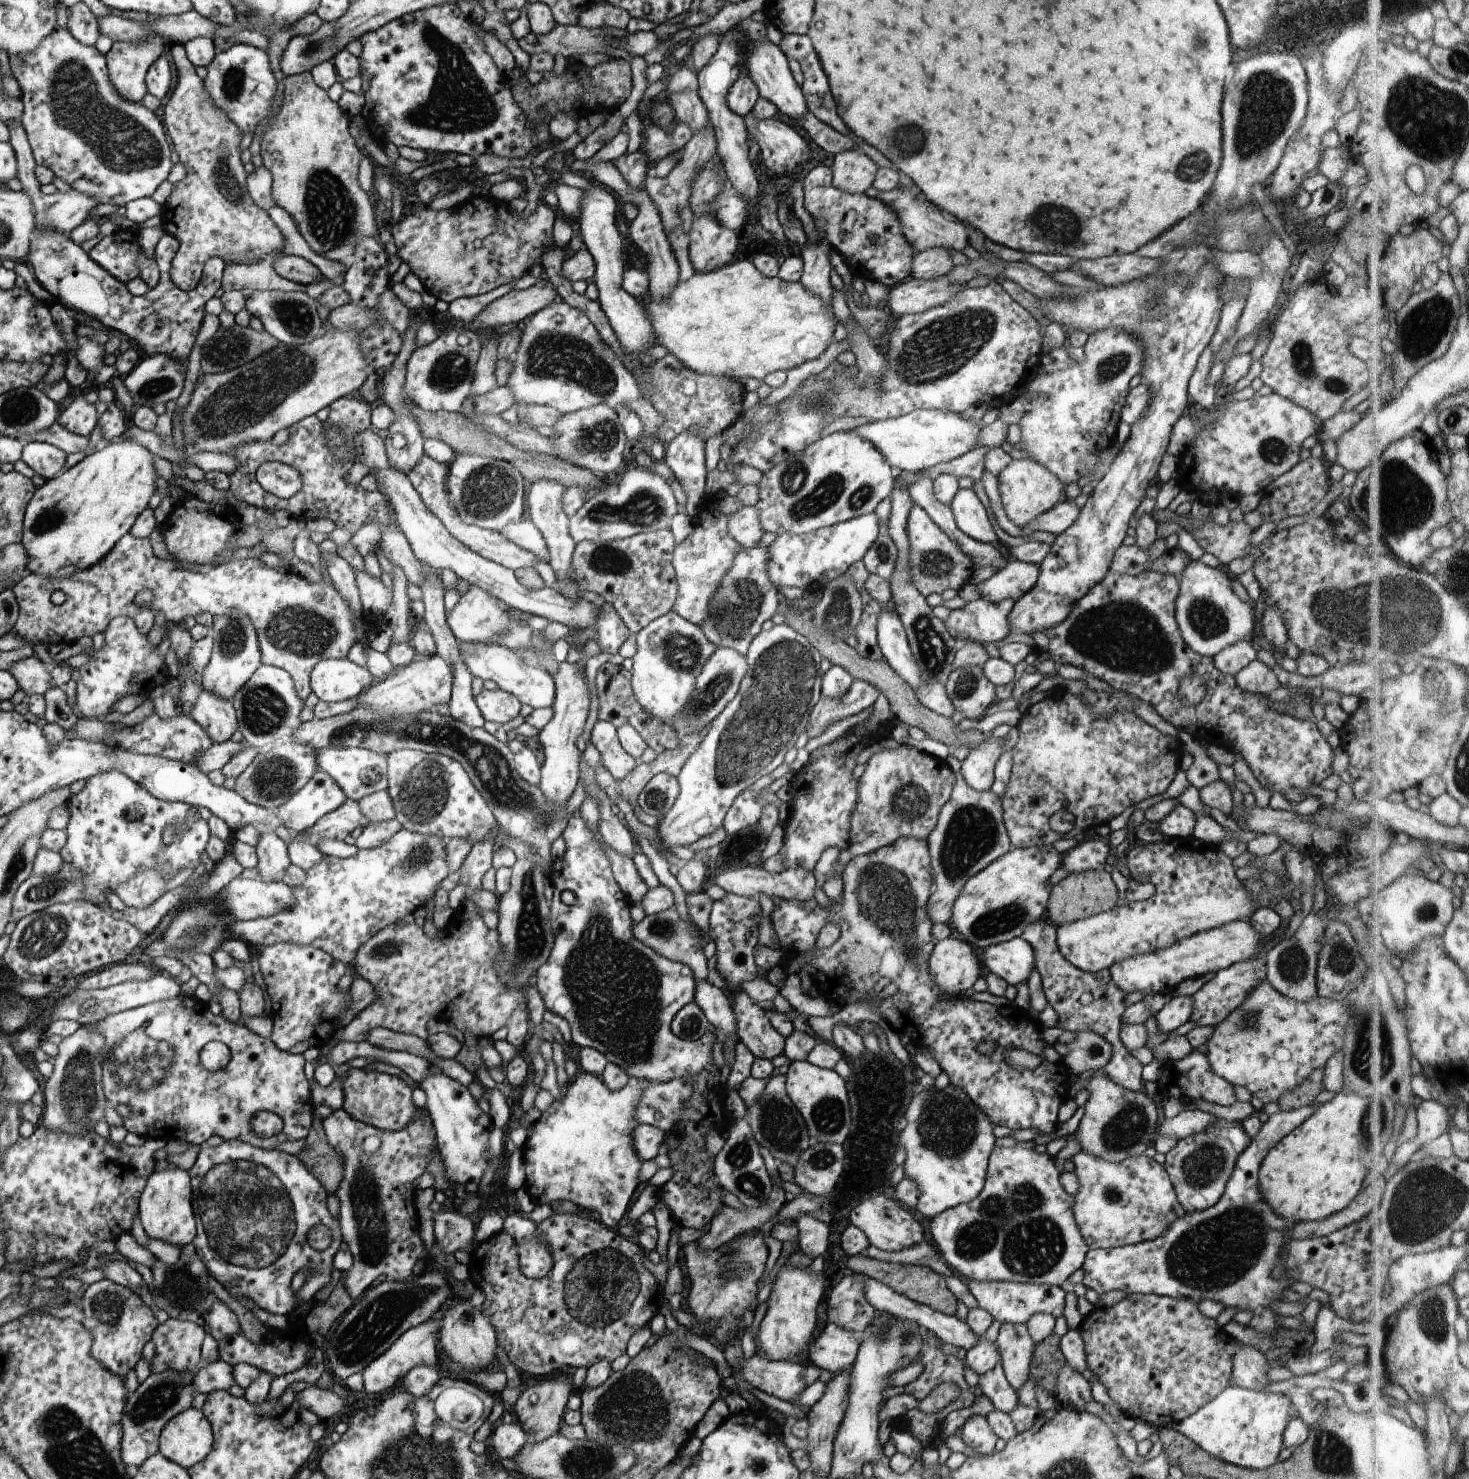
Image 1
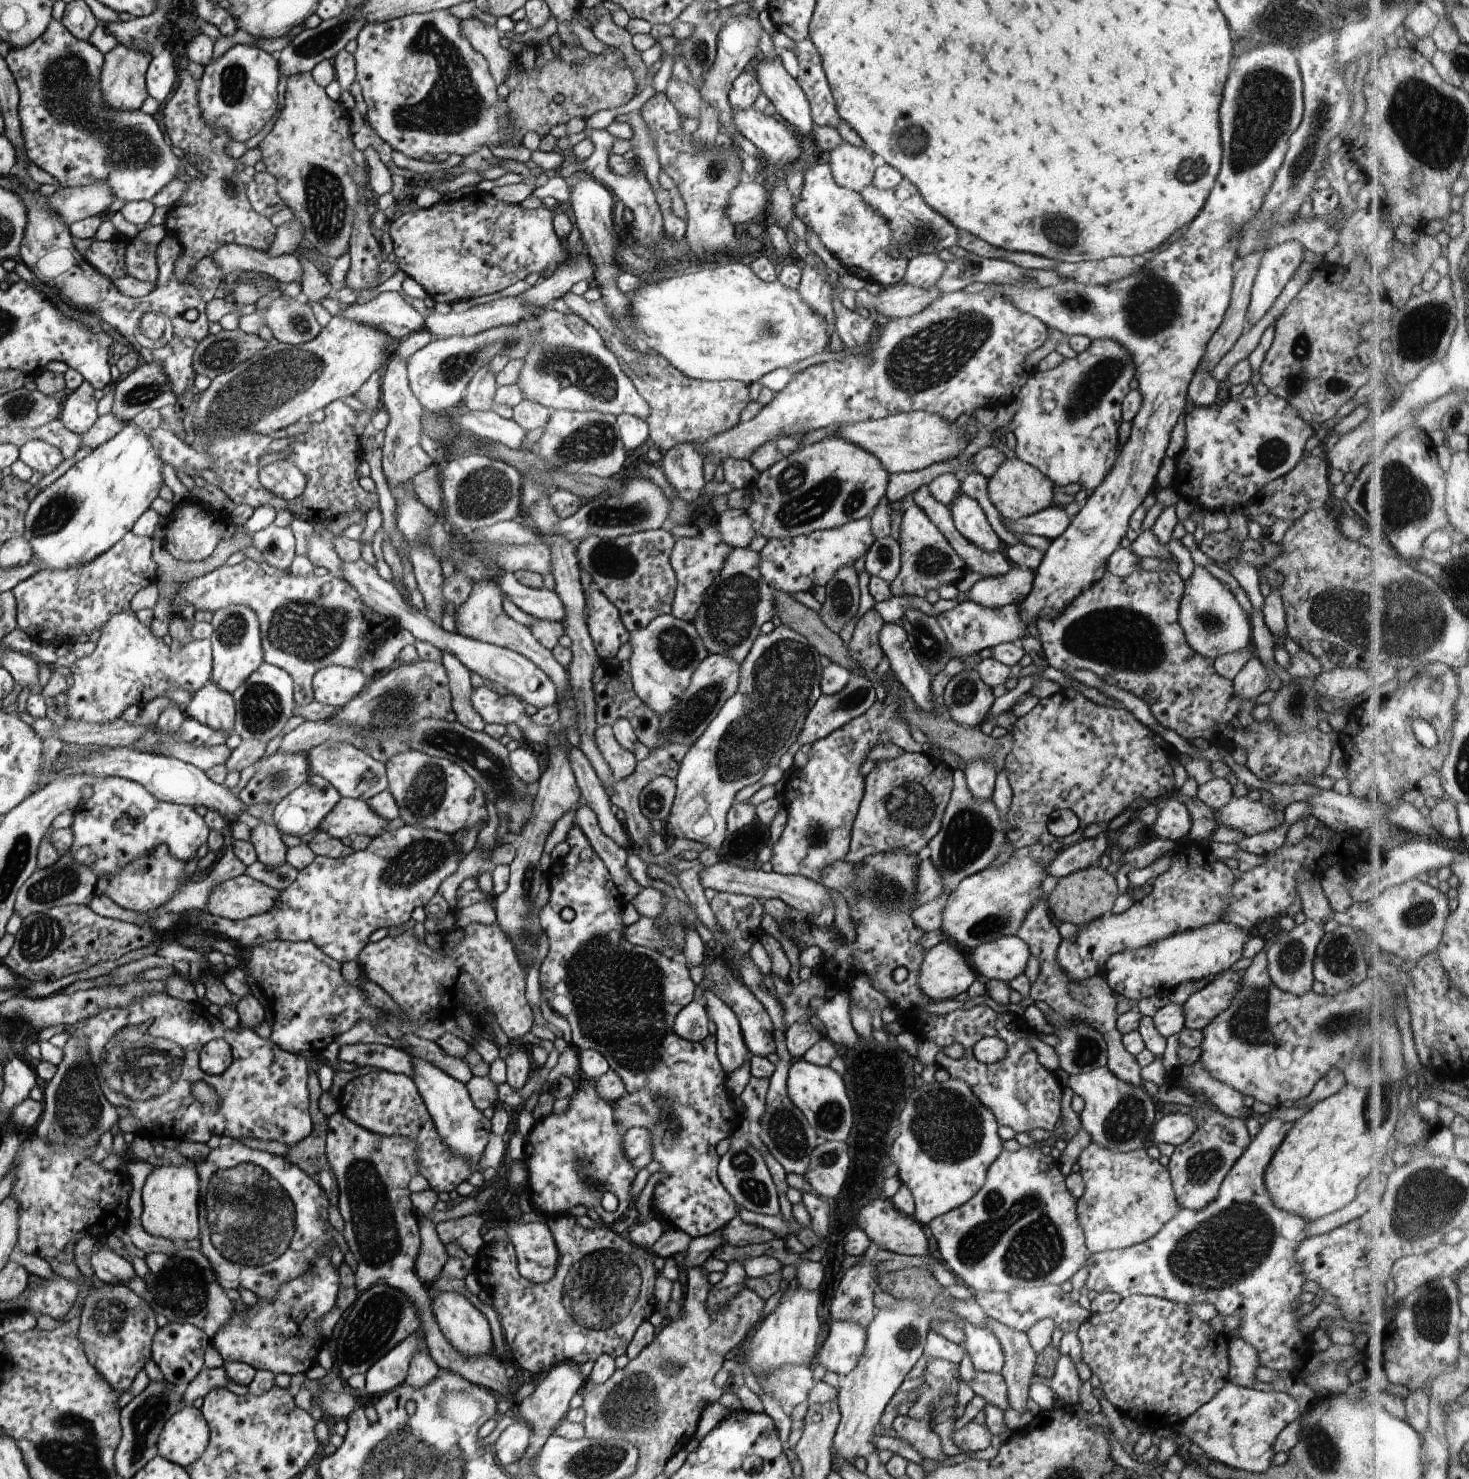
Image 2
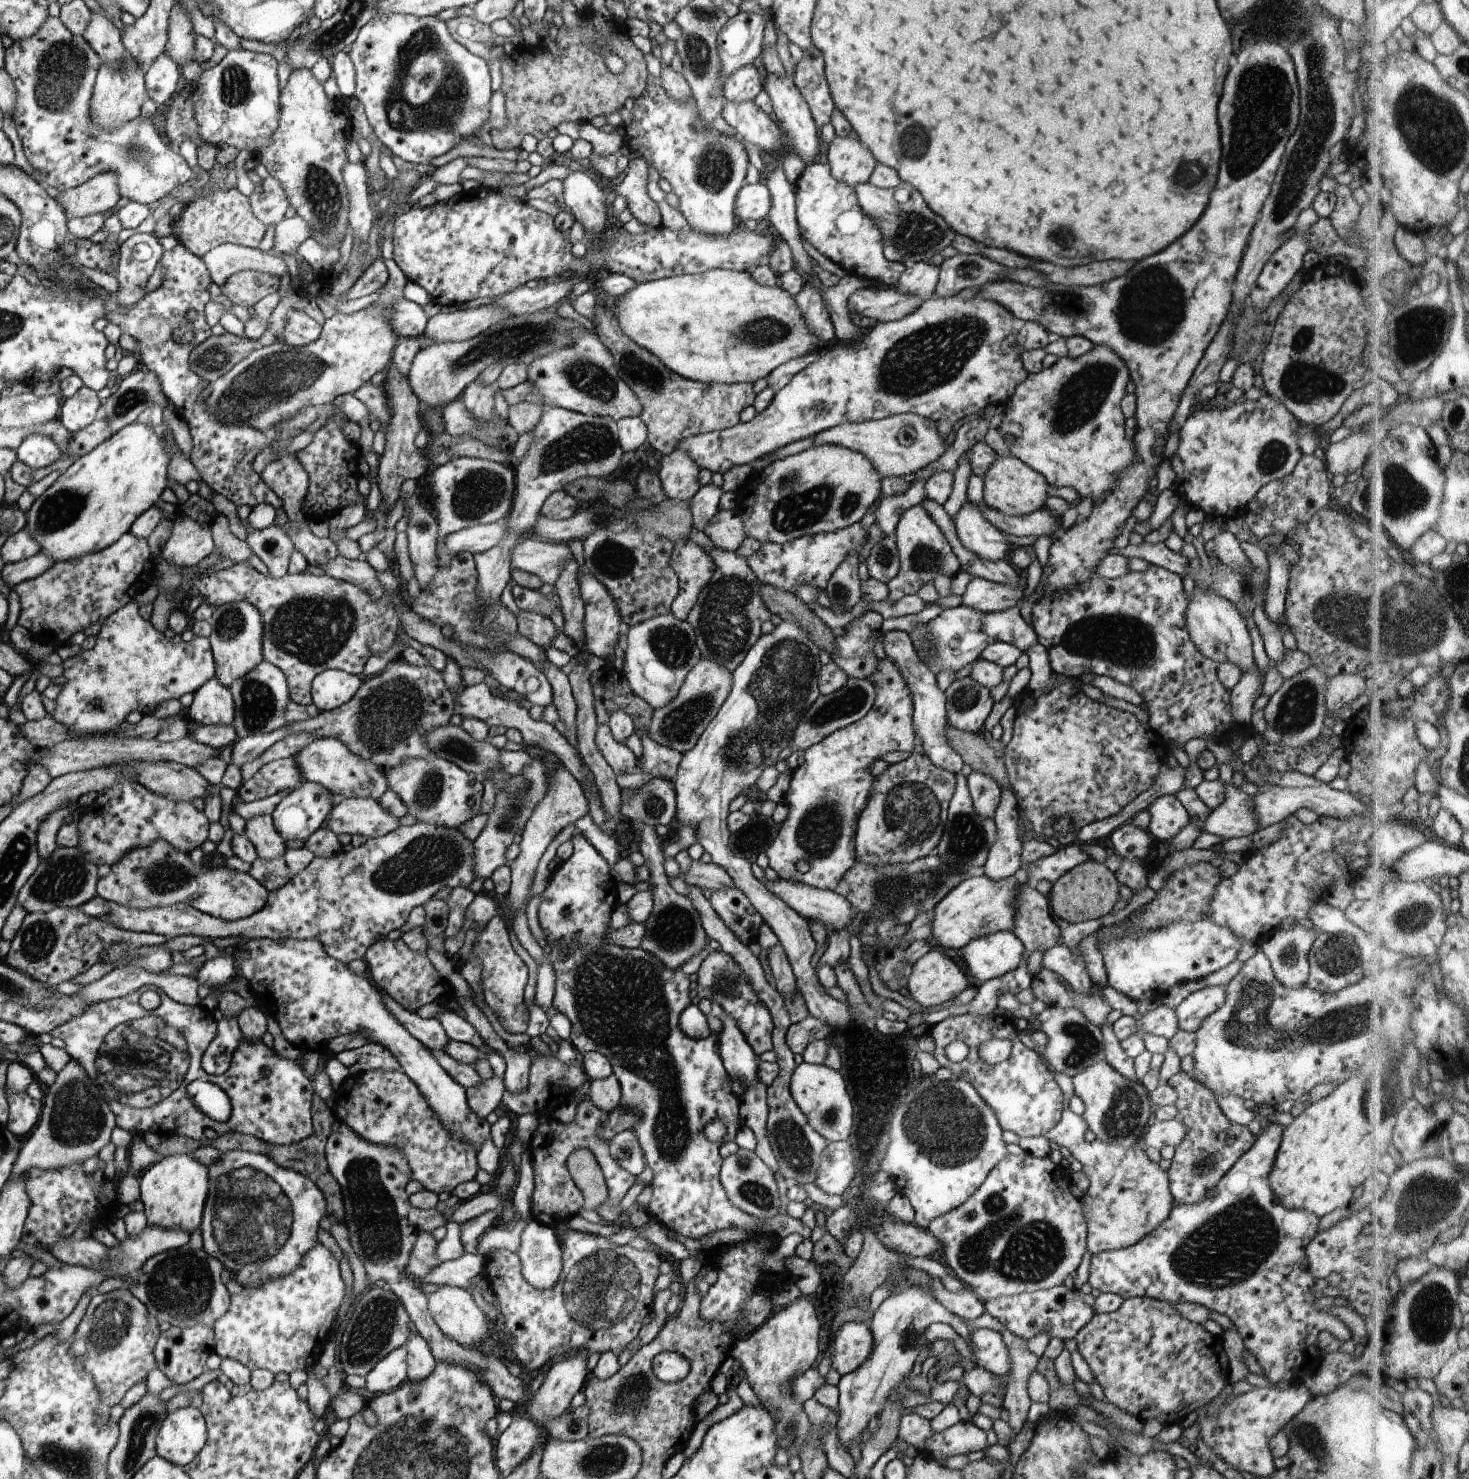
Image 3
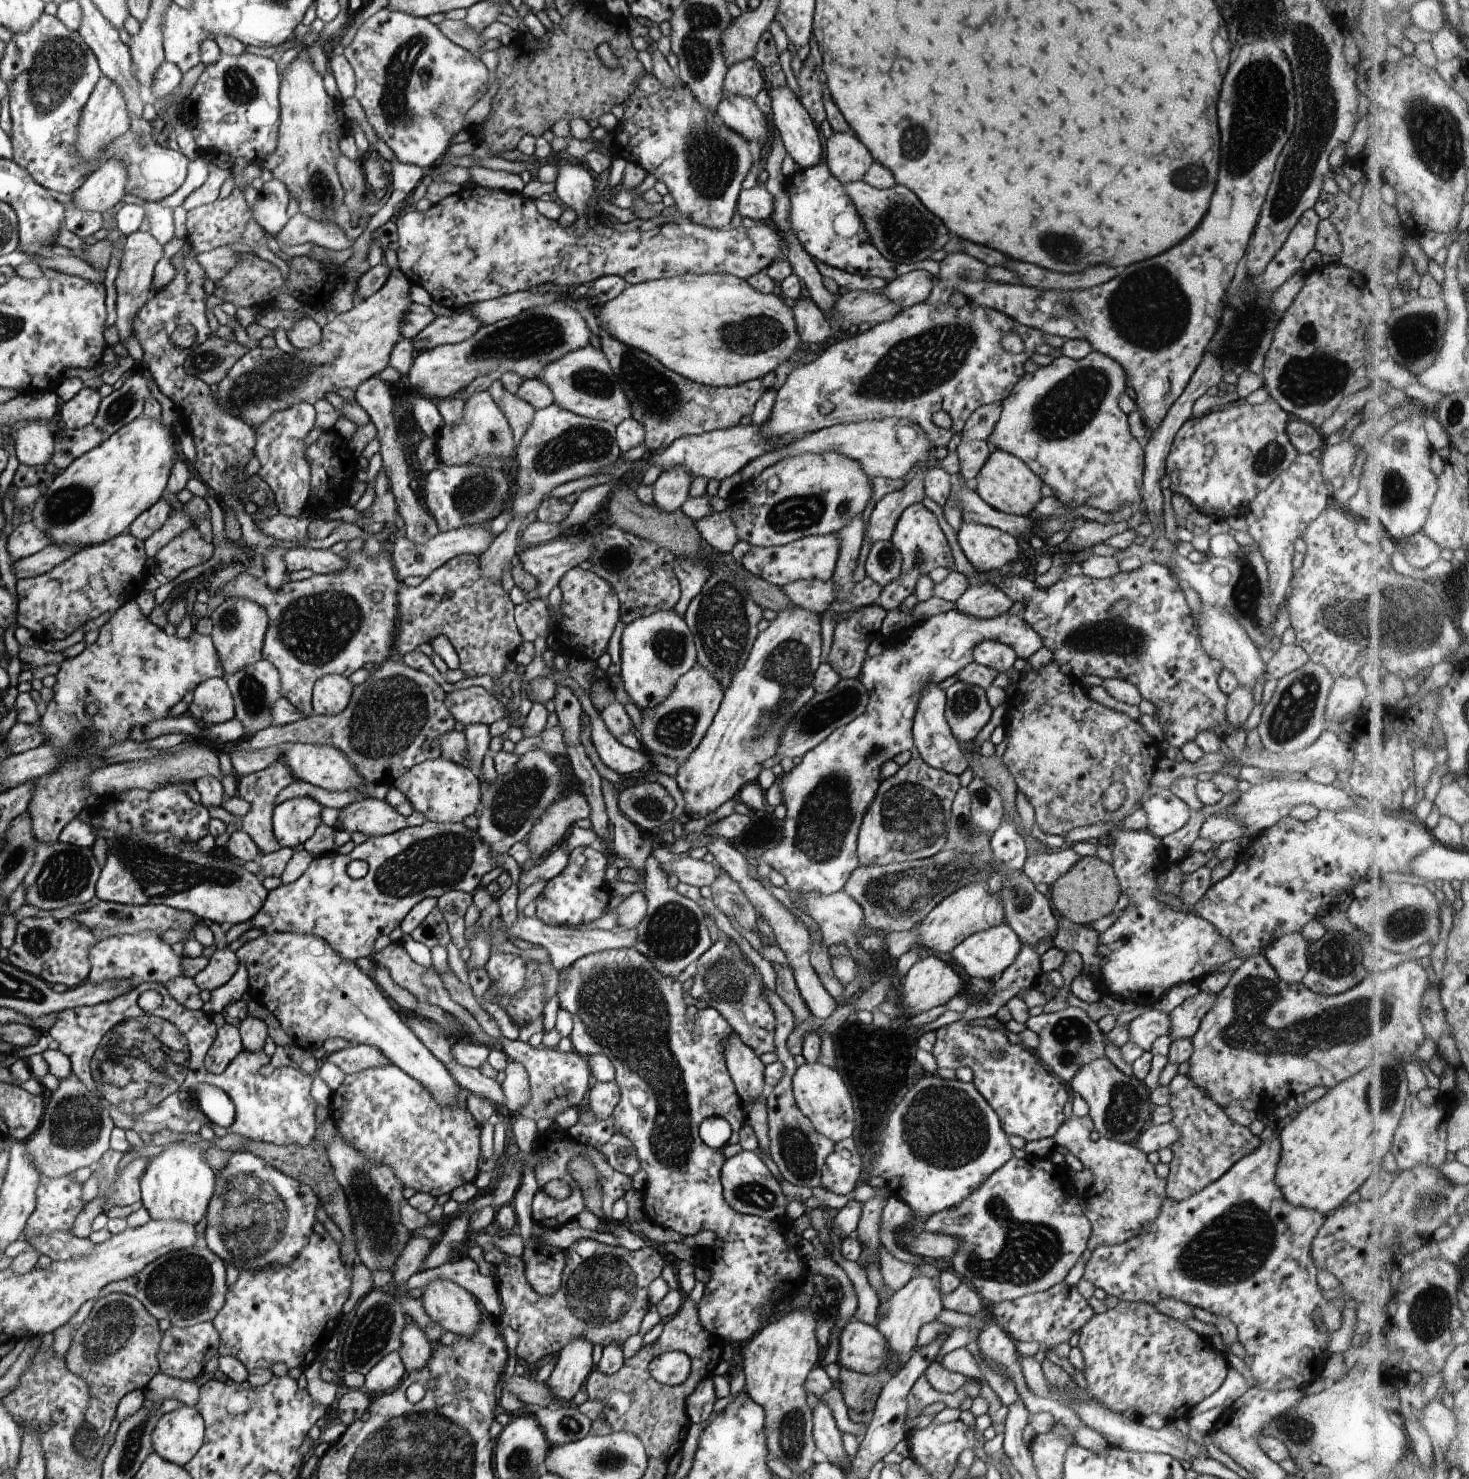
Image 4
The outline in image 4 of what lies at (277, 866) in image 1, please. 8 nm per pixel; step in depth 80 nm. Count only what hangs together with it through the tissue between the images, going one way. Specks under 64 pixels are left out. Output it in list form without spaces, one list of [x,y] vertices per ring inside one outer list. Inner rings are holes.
[[[282,760],[274,761],[270,766],[264,770],[250,773],[238,778],[237,782],[237,796],[241,799],[247,800],[251,804],[251,809],[242,819],[243,831],[247,832],[254,839],[256,846],[259,847],[262,854],[276,852],[282,848],[274,831],[274,810],[275,798],[278,797],[279,792],[291,785],[296,780],[292,770],[289,766],[282,762]]]

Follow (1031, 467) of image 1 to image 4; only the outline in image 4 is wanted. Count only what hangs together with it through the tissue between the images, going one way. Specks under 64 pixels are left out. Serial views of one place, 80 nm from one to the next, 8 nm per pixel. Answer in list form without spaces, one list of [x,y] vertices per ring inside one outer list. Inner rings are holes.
[[[994,450],[974,480],[975,491],[978,496],[994,510],[999,510],[1006,514],[1016,516],[1030,515],[1042,498],[1040,494],[1043,485],[1042,479],[1036,476],[1028,468],[1028,465],[1016,455],[1008,454],[1001,450]]]

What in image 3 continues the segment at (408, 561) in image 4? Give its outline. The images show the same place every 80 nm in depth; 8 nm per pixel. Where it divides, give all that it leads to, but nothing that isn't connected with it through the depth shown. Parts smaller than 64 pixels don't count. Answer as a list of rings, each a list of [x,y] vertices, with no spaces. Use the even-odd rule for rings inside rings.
[[[496,521],[495,523],[479,524],[450,533],[445,544],[448,552],[453,556],[460,552],[476,554],[495,547],[506,532],[506,523],[499,524]]]

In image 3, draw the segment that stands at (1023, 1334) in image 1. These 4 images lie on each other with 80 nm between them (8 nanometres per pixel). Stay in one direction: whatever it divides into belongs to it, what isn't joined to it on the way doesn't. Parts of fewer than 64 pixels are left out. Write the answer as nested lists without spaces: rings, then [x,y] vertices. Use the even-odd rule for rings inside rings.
[[[986,1312],[977,1319],[968,1321],[967,1325],[970,1332],[972,1329],[979,1329],[981,1326],[999,1332],[1002,1335],[1004,1344],[1007,1346],[1011,1358],[1011,1367],[1006,1374],[1006,1376],[1008,1376],[1008,1380],[1006,1382],[1006,1392],[1005,1397],[1003,1398],[1002,1408],[1007,1410],[1009,1414],[1007,1423],[1012,1427],[1012,1430],[1014,1430],[1016,1436],[1022,1428],[1022,1425],[1027,1421],[1026,1416],[1028,1414],[1030,1404],[1032,1404],[1032,1400],[1029,1397],[1029,1392],[1027,1391],[1027,1384],[1030,1375],[1036,1370],[1038,1366],[1039,1358],[1036,1356],[1036,1354],[1032,1354],[1032,1352],[1030,1352],[1027,1340],[1025,1338],[1014,1334],[1011,1330],[1008,1330],[999,1320],[996,1320],[996,1318],[990,1316],[990,1314]]]

